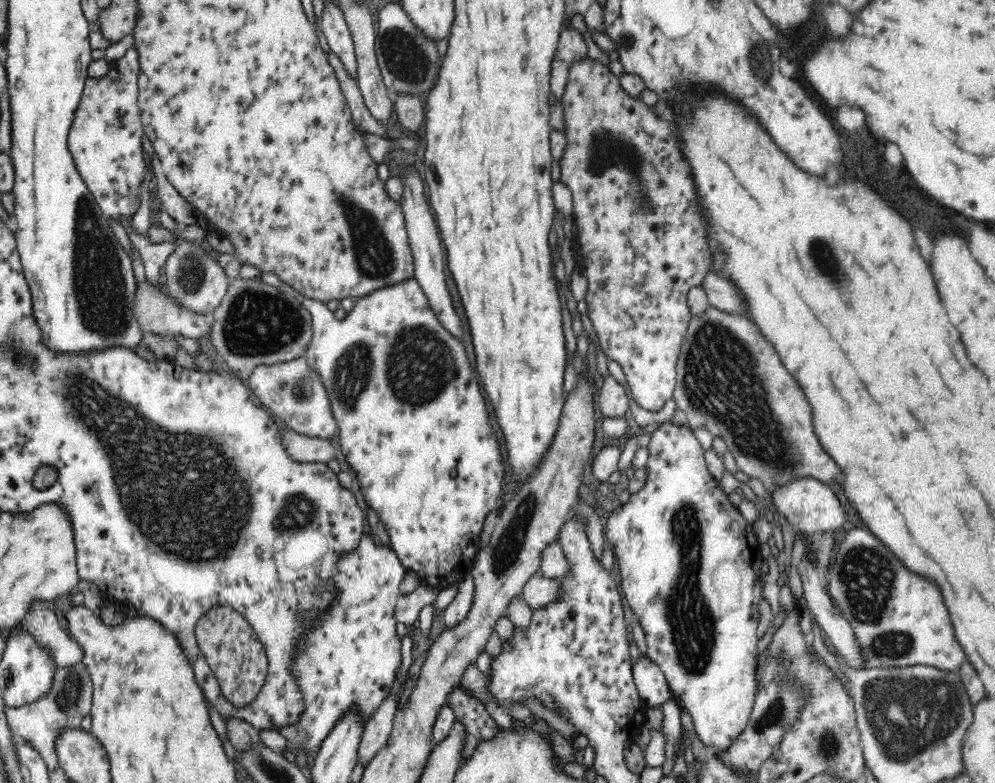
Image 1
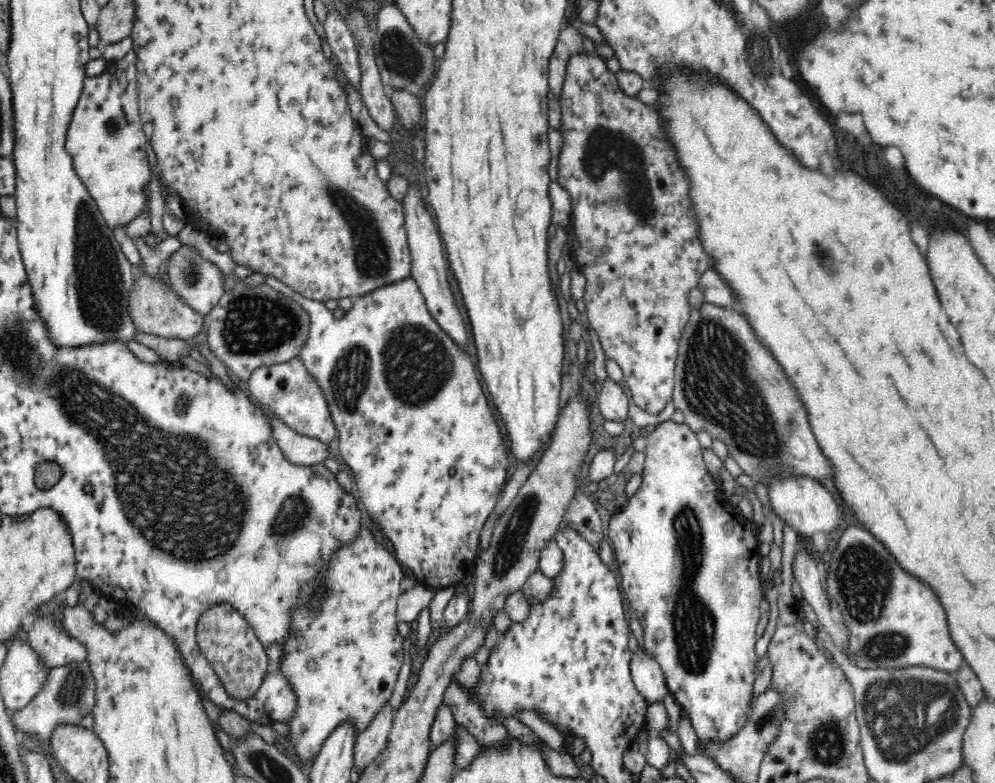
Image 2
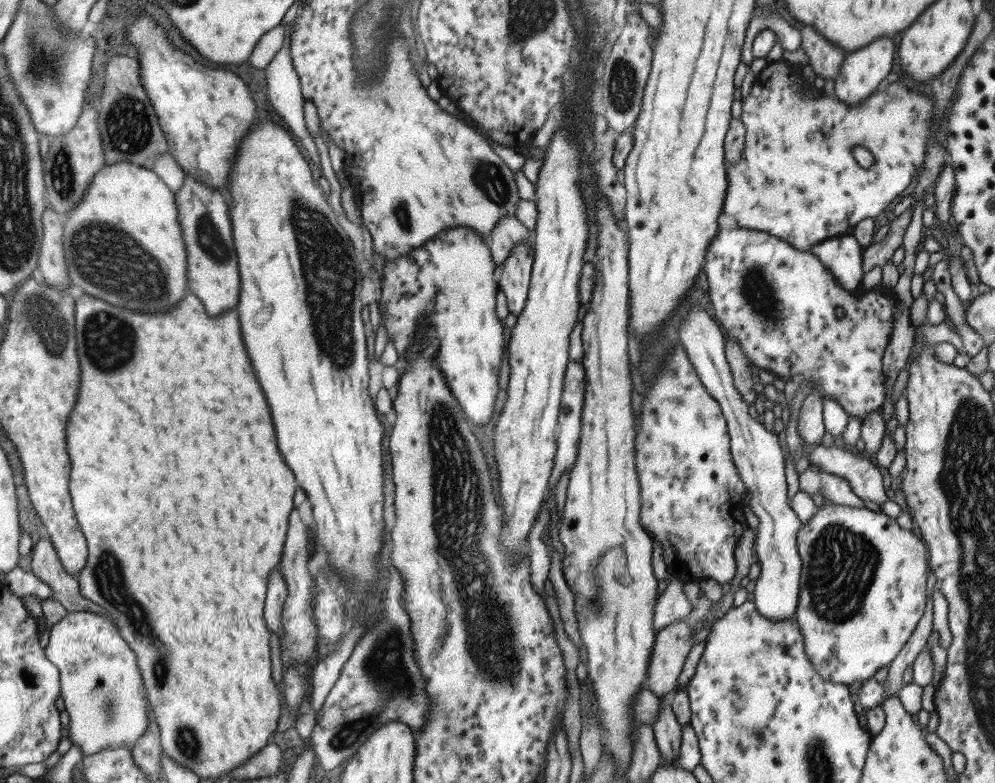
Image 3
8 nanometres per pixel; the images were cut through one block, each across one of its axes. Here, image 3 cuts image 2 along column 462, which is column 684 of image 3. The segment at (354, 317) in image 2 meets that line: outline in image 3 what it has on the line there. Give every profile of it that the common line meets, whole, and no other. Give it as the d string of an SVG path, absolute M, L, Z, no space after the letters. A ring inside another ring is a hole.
M675 345L673 353L665 359L659 371L659 375L655 377L655 381L647 392L642 402L641 417L635 419L634 431L636 435L633 438L635 442L635 462L636 475L640 486L640 523L641 526L649 532L659 544L661 544L662 557L666 566L666 570L670 576L674 576L679 581L685 583L699 582L702 578L711 578L719 585L729 583L735 574L735 561L733 559L733 548L737 542L741 532L747 529L745 517L743 517L743 495L746 494L745 487L737 474L734 467L732 456L730 455L730 440L726 427L726 420L722 415L720 406L710 394L707 394L705 387L701 384L698 376L693 370L692 364L689 362L682 345Z

